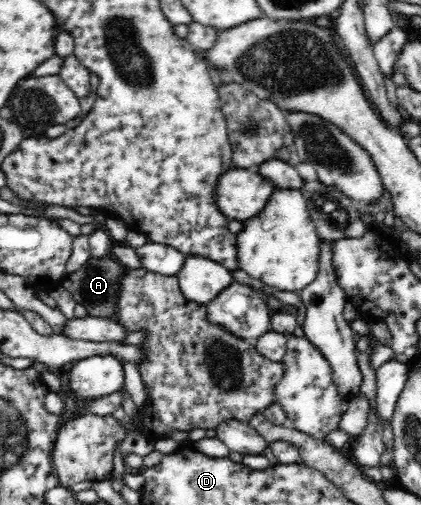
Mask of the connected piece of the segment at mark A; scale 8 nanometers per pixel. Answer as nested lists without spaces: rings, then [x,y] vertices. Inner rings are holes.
[[[112,253],[99,257],[91,254],[78,270],[66,274],[62,279],[62,286],[74,297],[77,305],[84,306],[87,316],[114,319],[120,304],[122,278],[127,272],[128,269]]]

